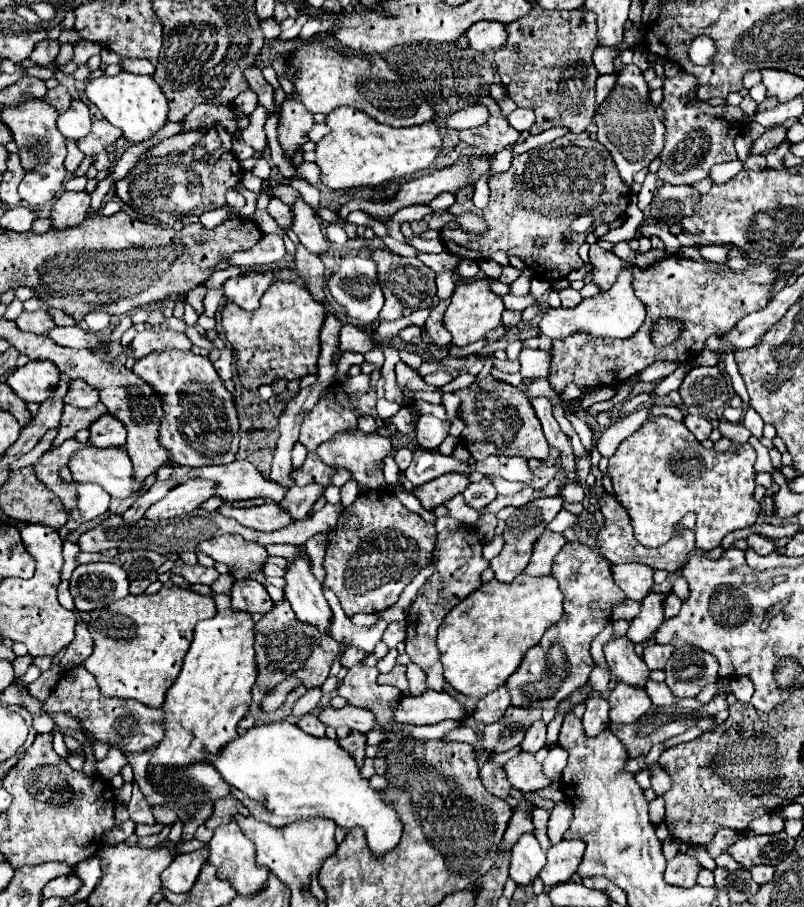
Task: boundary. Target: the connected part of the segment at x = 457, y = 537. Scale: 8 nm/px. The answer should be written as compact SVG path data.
M459 528L455 532L441 532L437 536L437 568L433 576L421 586L415 602L407 612L407 638L405 638L405 652L409 654L411 662L419 664L427 674L427 688L443 690L443 666L439 662L439 650L435 644L437 630L445 618L445 614L457 606L463 598L467 598L473 590L481 586L481 572L489 566L489 562L481 556L483 544L477 540L473 528Z

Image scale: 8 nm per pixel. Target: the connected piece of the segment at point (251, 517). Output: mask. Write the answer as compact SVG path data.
M271 502L257 506L257 508L233 508L227 504L227 506L219 508L219 512L223 516L235 518L243 526L263 530L263 532L281 530L281 528L289 526L291 522L295 522L285 508L281 508L279 504L271 504Z

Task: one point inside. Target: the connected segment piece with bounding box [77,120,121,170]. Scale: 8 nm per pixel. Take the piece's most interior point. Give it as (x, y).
(99, 141)

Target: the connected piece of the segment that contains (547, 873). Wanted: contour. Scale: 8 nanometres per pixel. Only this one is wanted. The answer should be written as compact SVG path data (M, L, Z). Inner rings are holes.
M561 840L559 844L547 850L547 864L539 872L539 878L547 888L567 882L583 858L585 842L583 840Z

